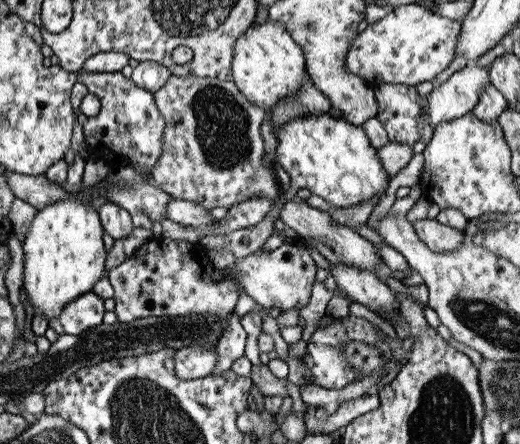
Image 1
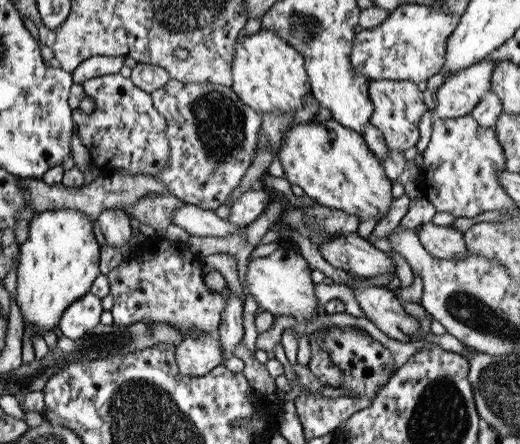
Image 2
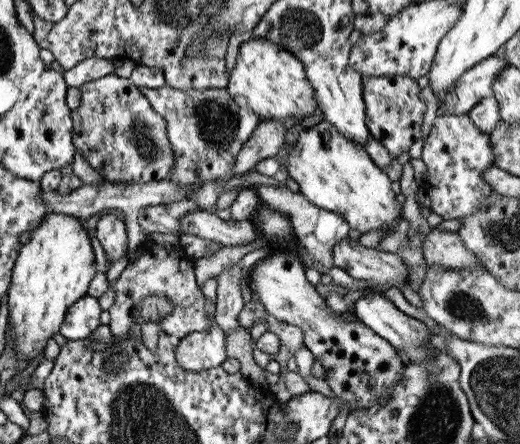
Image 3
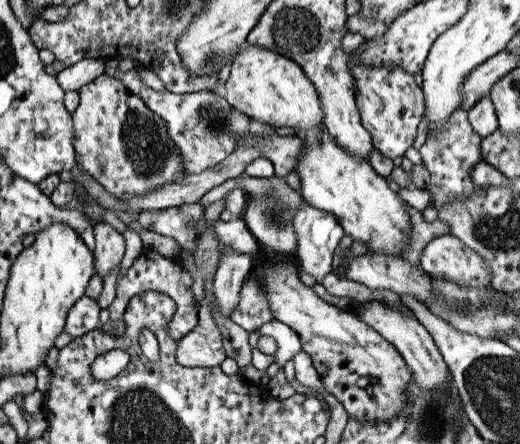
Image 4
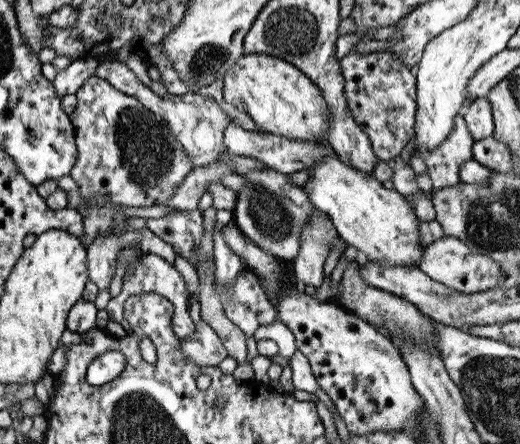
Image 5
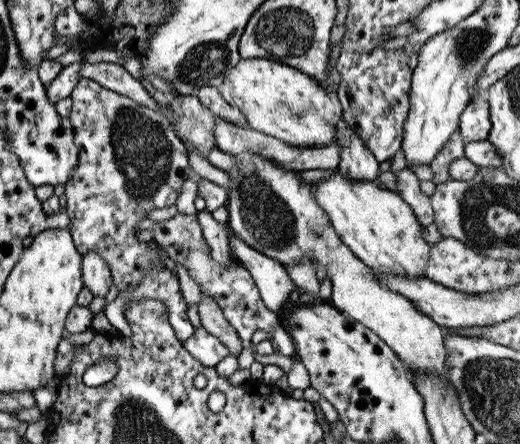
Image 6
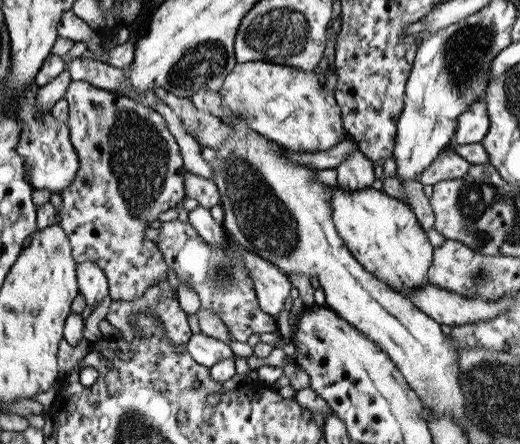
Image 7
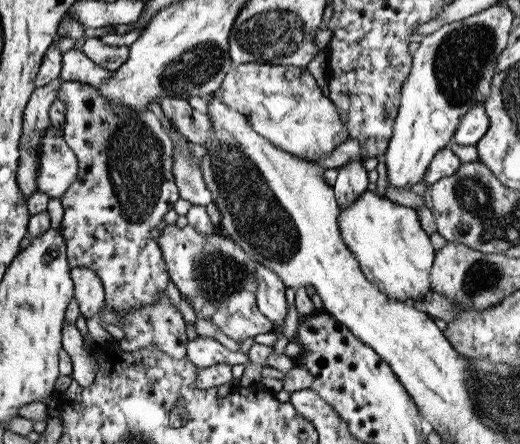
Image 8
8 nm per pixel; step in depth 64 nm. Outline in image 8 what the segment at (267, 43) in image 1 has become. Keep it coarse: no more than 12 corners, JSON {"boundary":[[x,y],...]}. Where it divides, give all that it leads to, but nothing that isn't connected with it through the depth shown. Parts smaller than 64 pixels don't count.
{"boundary":[[235,65],[213,94],[317,162],[350,138],[305,67]]}

